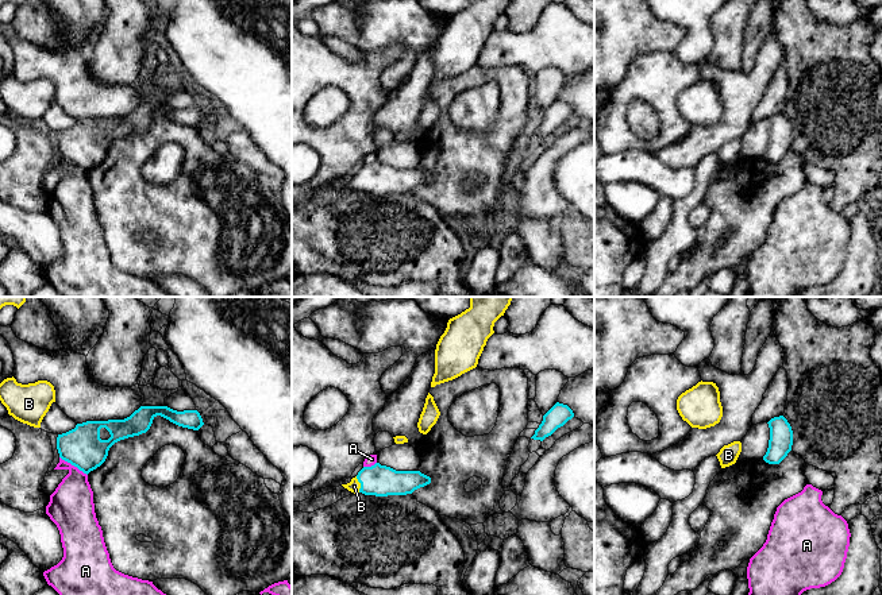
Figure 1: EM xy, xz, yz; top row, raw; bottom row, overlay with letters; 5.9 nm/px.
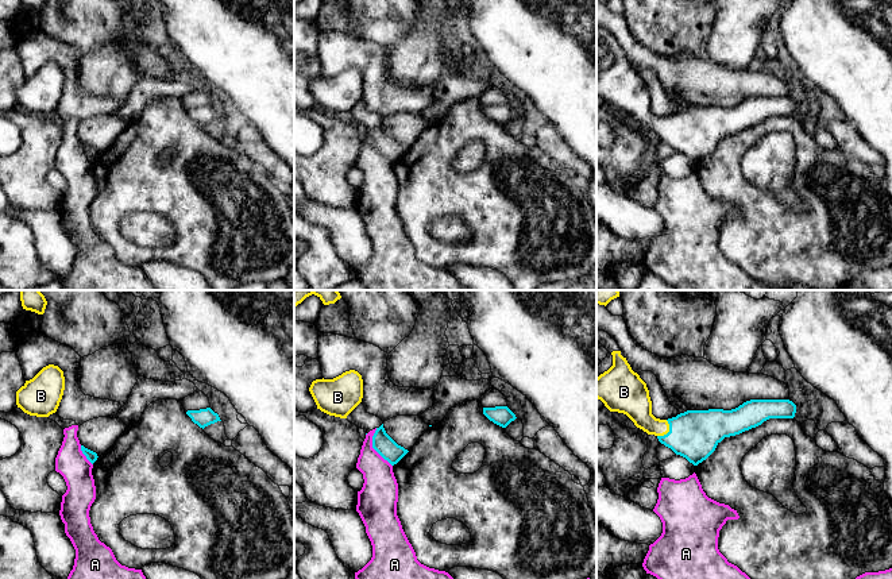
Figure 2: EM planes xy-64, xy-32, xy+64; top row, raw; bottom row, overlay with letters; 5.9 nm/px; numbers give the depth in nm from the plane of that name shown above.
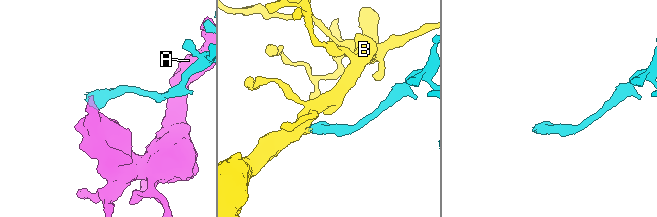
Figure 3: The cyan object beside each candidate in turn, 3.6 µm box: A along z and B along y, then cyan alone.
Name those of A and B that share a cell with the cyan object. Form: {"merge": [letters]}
{"merge": ["B"]}

